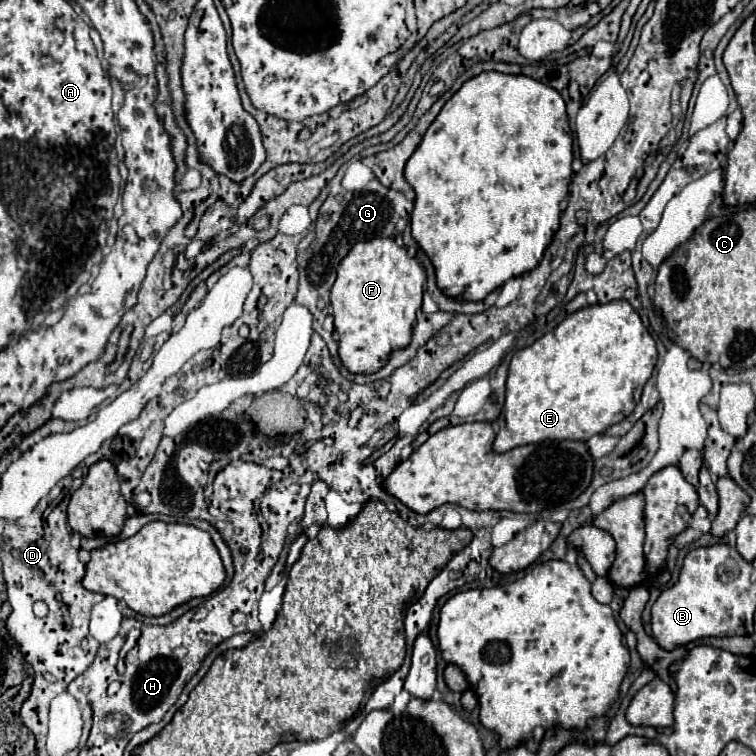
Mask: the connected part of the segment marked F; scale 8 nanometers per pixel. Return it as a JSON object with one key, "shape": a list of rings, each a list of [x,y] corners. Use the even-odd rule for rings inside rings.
{"shape":[[[373,238],[369,242],[357,242],[351,248],[351,252],[341,260],[341,264],[337,268],[337,280],[335,280],[333,290],[331,290],[331,306],[333,306],[333,318],[335,318],[335,332],[339,334],[339,358],[343,362],[343,366],[351,374],[373,374],[373,372],[377,372],[379,368],[383,368],[387,364],[391,352],[409,346],[409,342],[411,342],[411,328],[413,328],[413,322],[415,322],[415,314],[417,314],[417,310],[421,310],[423,284],[425,284],[425,270],[417,264],[415,258],[409,258],[407,252],[405,252],[405,248],[397,246],[393,238]]]}

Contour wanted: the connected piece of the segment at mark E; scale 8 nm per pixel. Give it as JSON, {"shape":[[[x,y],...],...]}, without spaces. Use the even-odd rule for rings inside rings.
{"shape":[[[627,300],[595,304],[569,314],[551,334],[541,336],[535,344],[517,350],[509,364],[507,394],[501,416],[497,418],[499,432],[493,442],[493,452],[509,452],[517,446],[543,440],[581,440],[587,442],[595,434],[603,434],[609,426],[627,418],[641,398],[643,386],[657,364],[655,340],[643,326],[639,314]]]}

